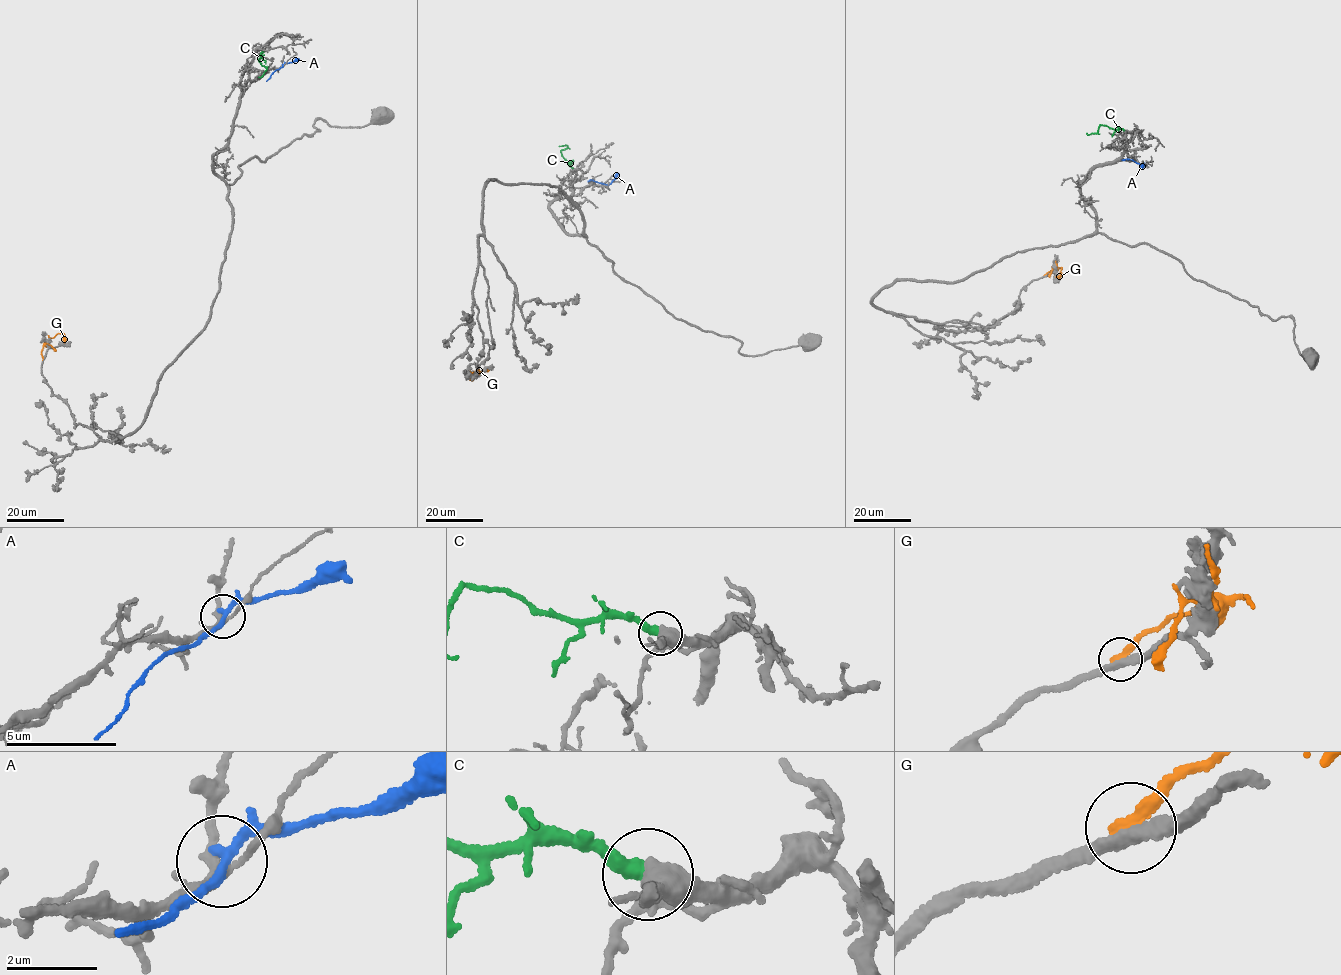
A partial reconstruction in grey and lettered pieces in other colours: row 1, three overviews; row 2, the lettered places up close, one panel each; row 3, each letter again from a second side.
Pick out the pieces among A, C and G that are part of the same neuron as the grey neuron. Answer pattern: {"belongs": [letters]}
{"belongs": ["C"]}

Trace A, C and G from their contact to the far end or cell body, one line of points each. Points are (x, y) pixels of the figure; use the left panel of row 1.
A: (283, 65), (266, 81)
C: (262, 52), (258, 61), (266, 68), (258, 77)
G: (43, 359), (41, 352), (46, 341), (60, 333), (63, 334), (64, 343)

